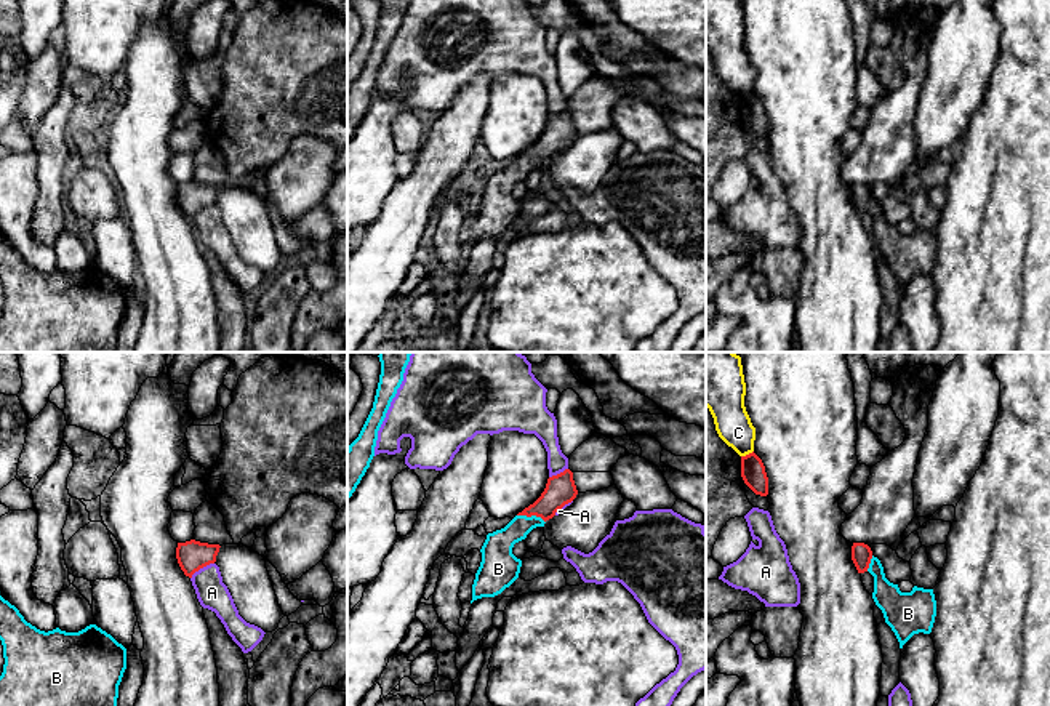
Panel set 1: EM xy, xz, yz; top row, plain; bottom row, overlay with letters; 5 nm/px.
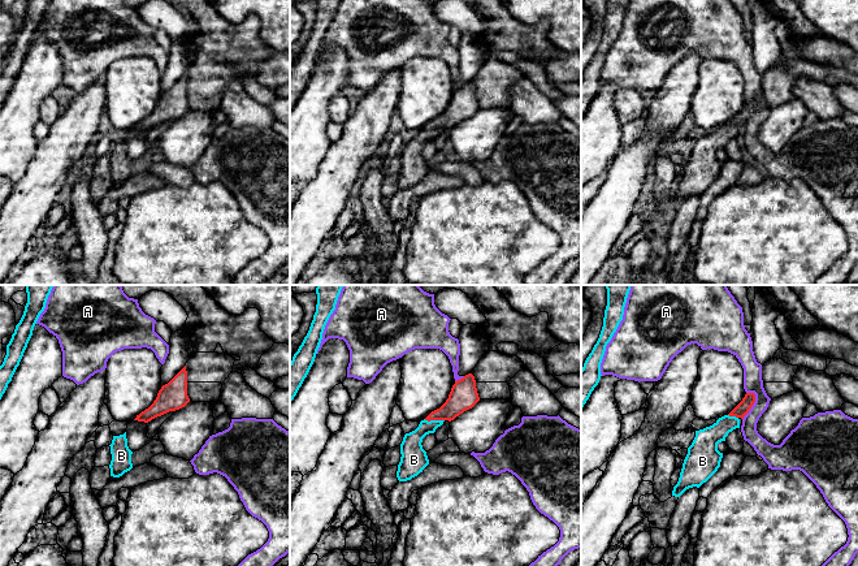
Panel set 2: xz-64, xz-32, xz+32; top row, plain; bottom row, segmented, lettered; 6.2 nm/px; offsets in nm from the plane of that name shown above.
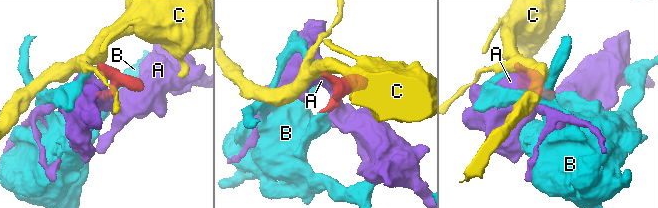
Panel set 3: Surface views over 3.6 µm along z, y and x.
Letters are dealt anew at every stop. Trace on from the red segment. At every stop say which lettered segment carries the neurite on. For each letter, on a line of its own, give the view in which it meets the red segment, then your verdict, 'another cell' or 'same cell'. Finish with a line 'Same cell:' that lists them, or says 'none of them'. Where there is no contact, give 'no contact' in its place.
A: contact in xy; another cell
B: contact in xz; same cell
C: contact in yz; another cell
Same cell: B

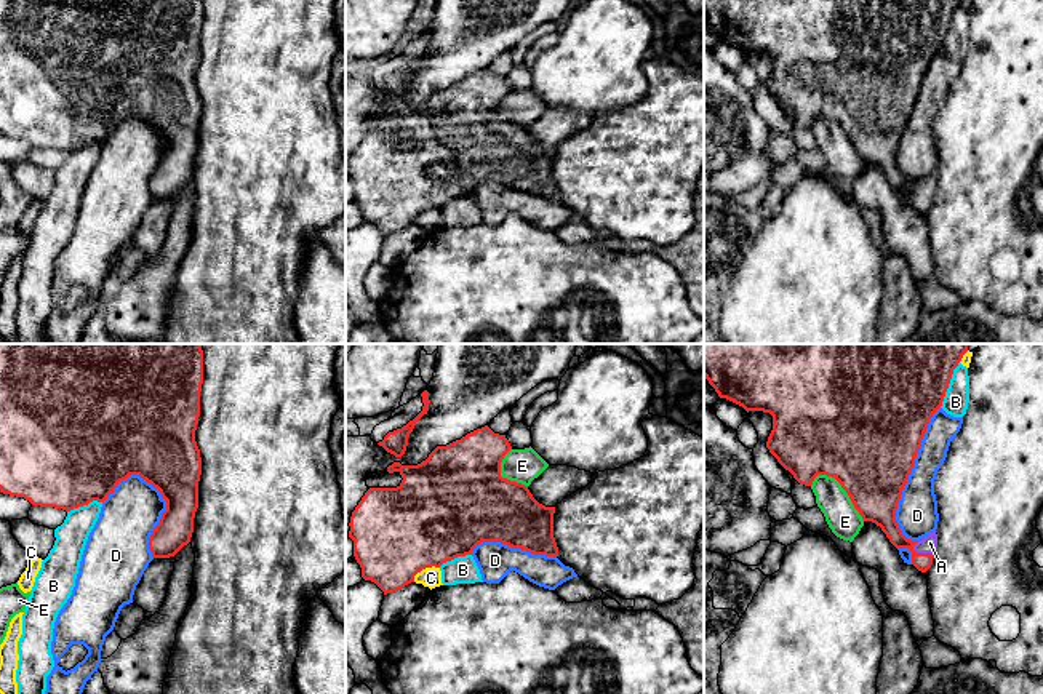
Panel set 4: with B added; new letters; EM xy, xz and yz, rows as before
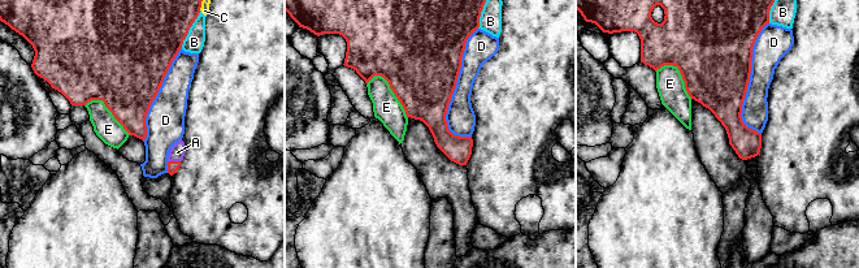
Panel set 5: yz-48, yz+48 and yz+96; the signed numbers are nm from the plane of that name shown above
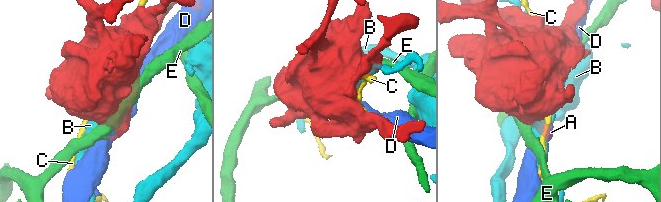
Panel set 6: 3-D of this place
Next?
A: contact in yz; same cell
B: contact in yz; another cell
C: contact in xz; another cell
D: contact in yz; another cell
E: contact in yz; another cell
Same cell: A

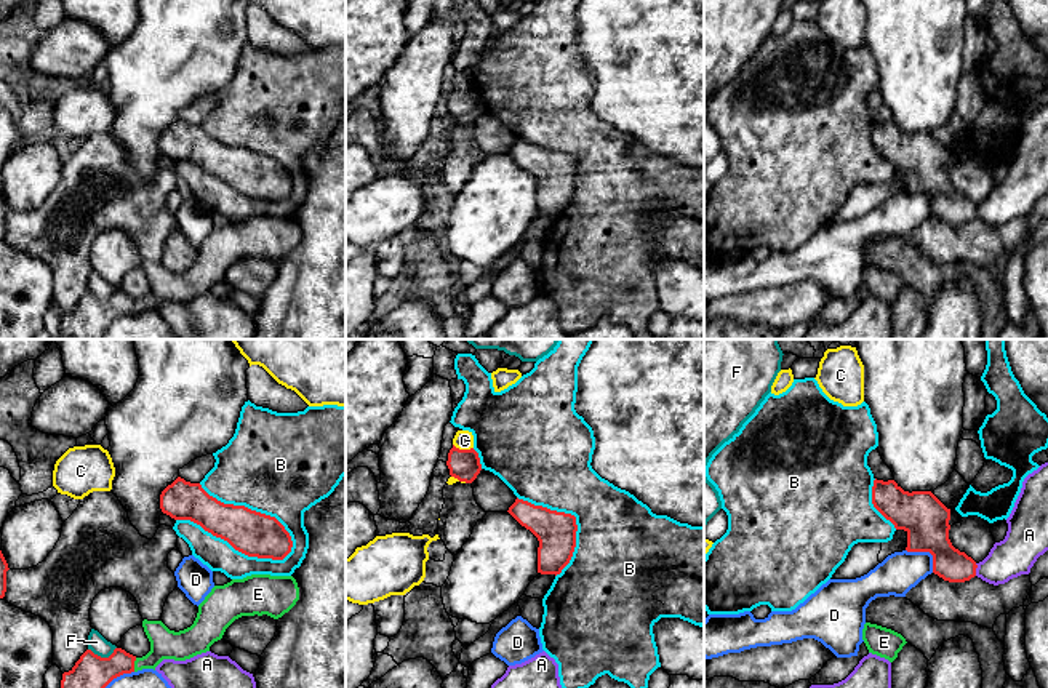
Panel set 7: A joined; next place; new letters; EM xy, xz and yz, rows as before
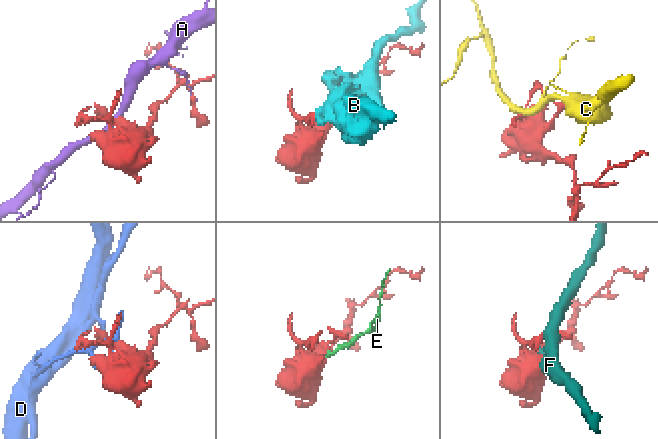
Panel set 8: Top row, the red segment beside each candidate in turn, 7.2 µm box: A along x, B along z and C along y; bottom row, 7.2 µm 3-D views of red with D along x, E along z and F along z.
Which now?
A: contact in yz; another cell
B: contact in xy; another cell
C: contact in xz; another cell
D: contact in yz; another cell
E: contact in xy; same cell
F: contact in xy; another cell
Same cell: E

